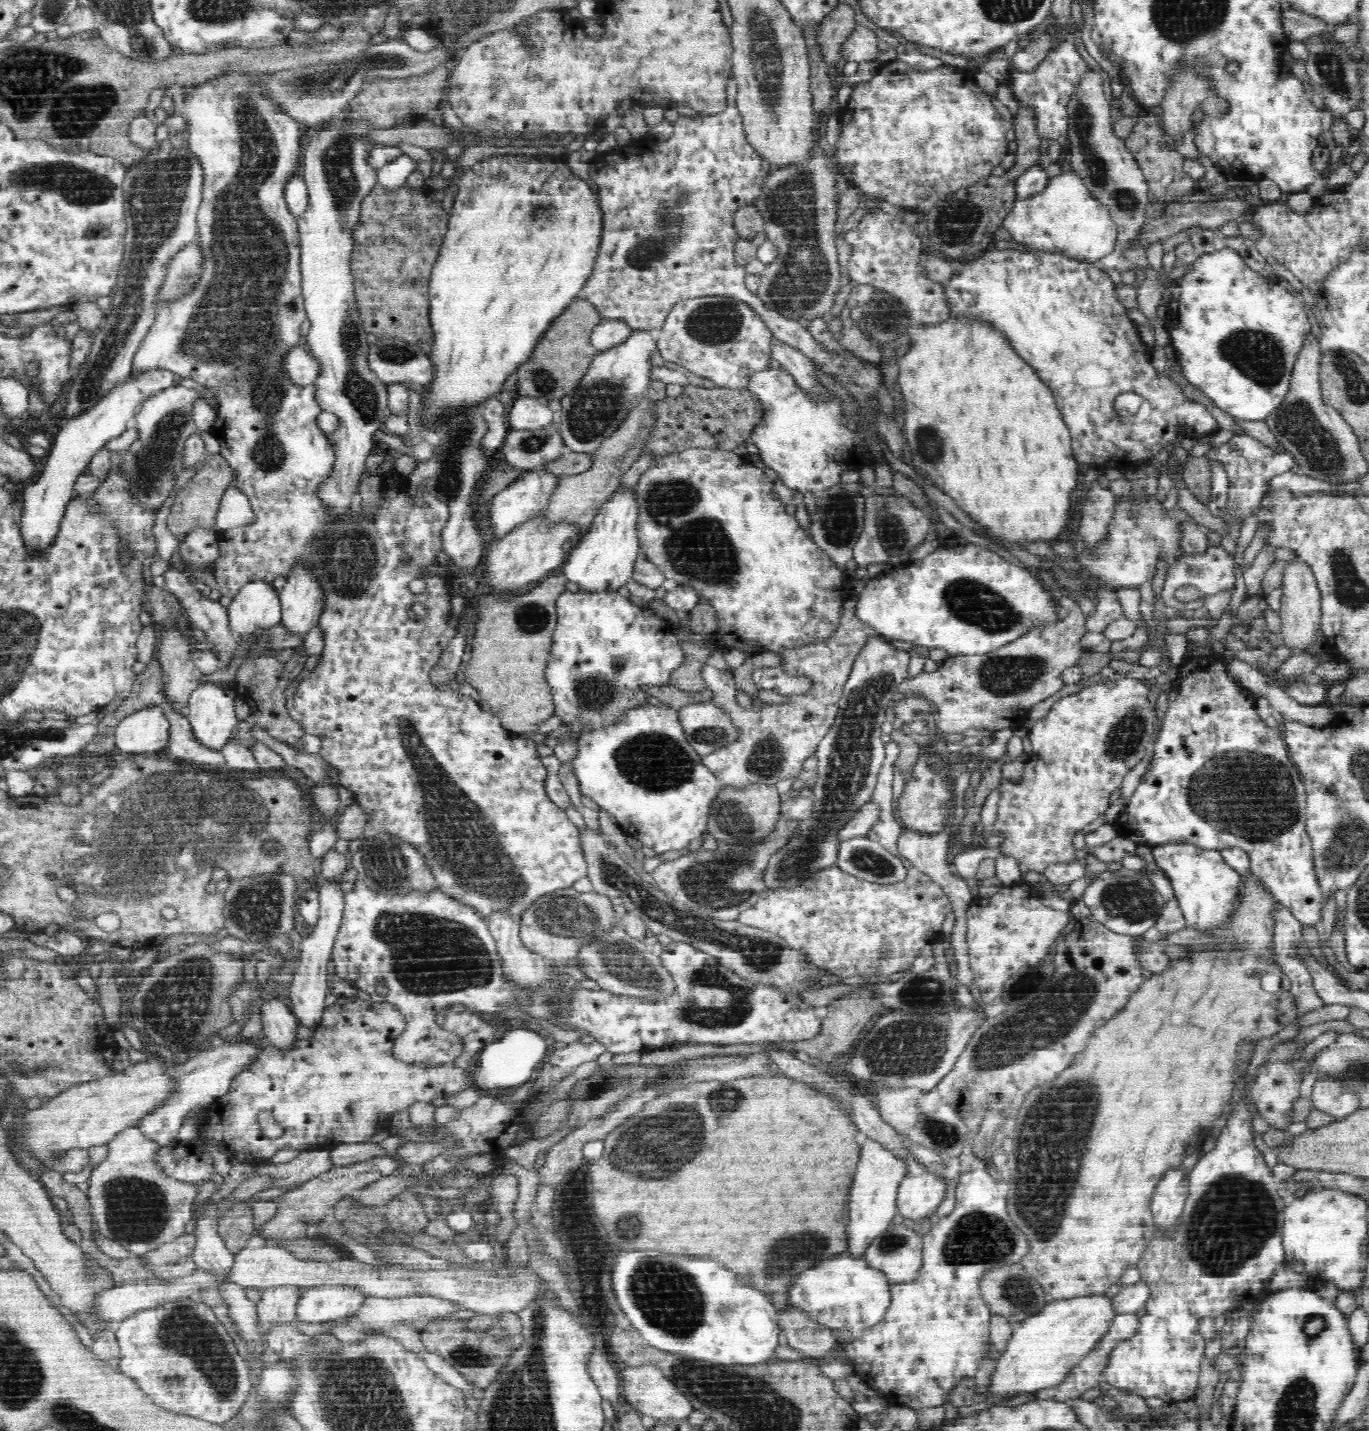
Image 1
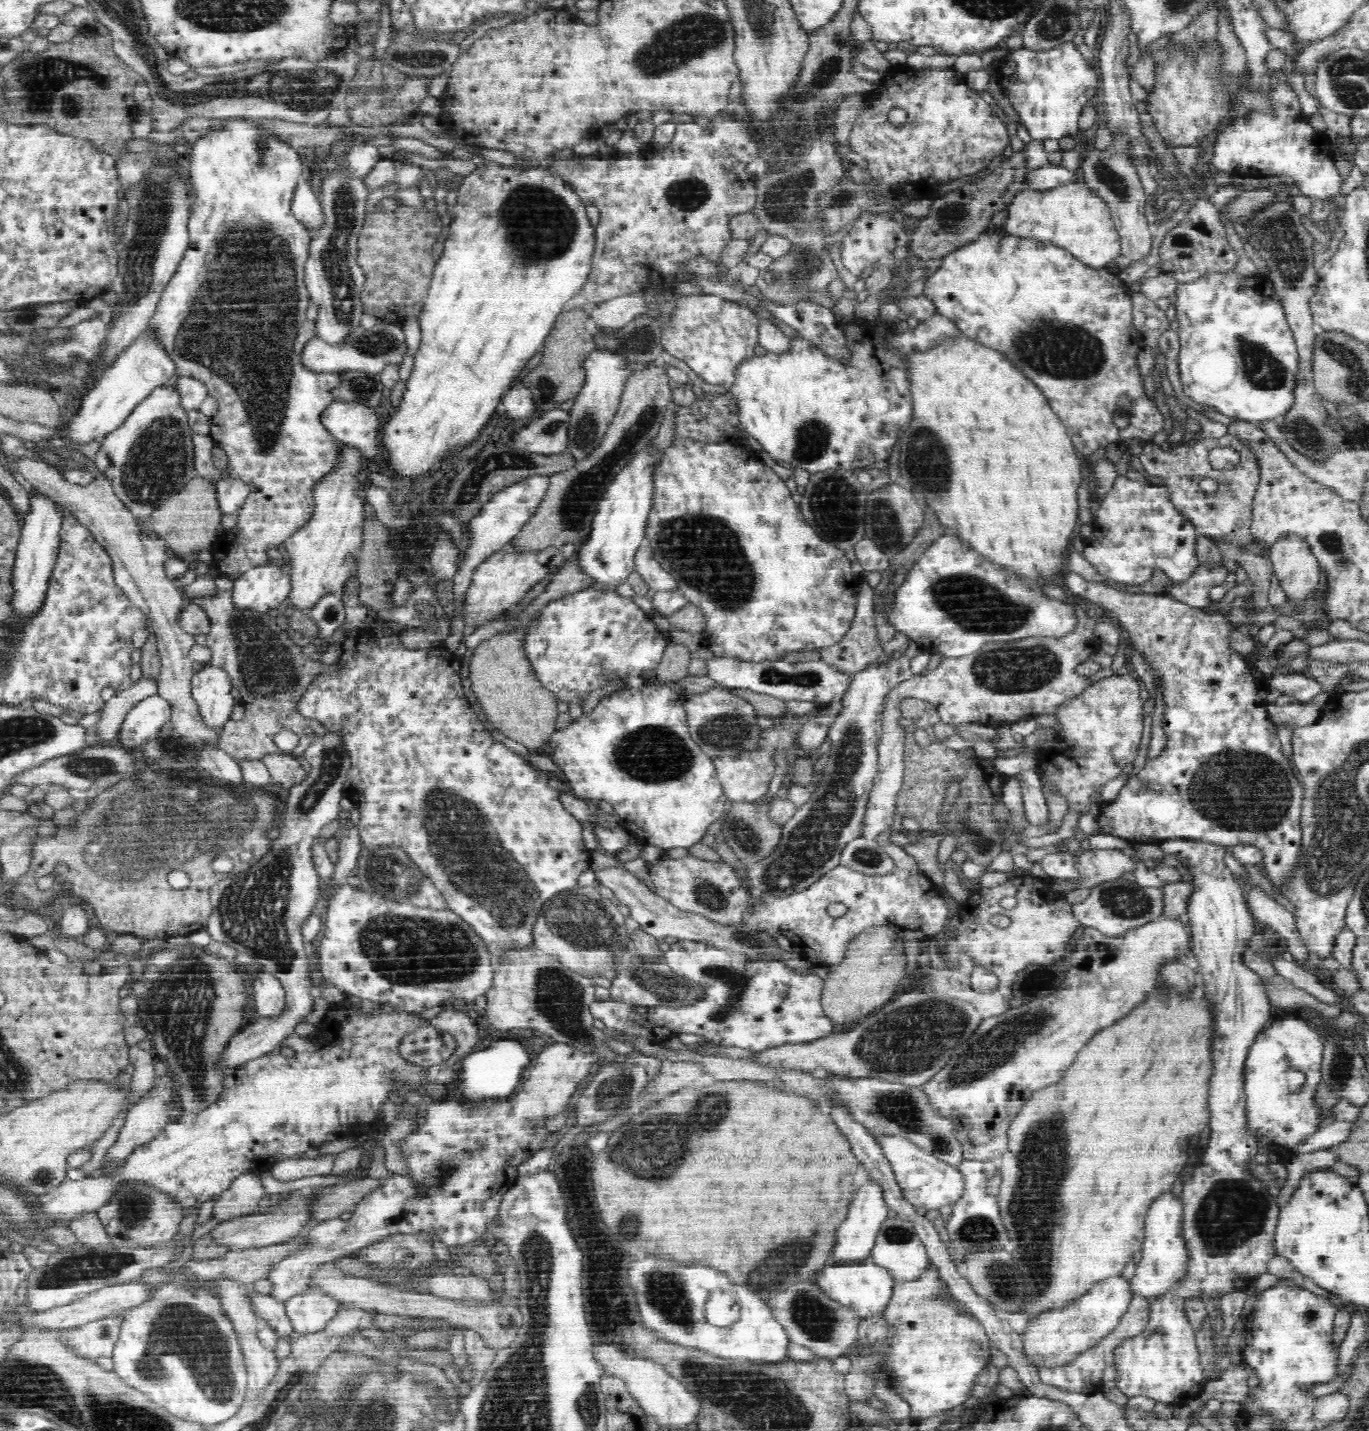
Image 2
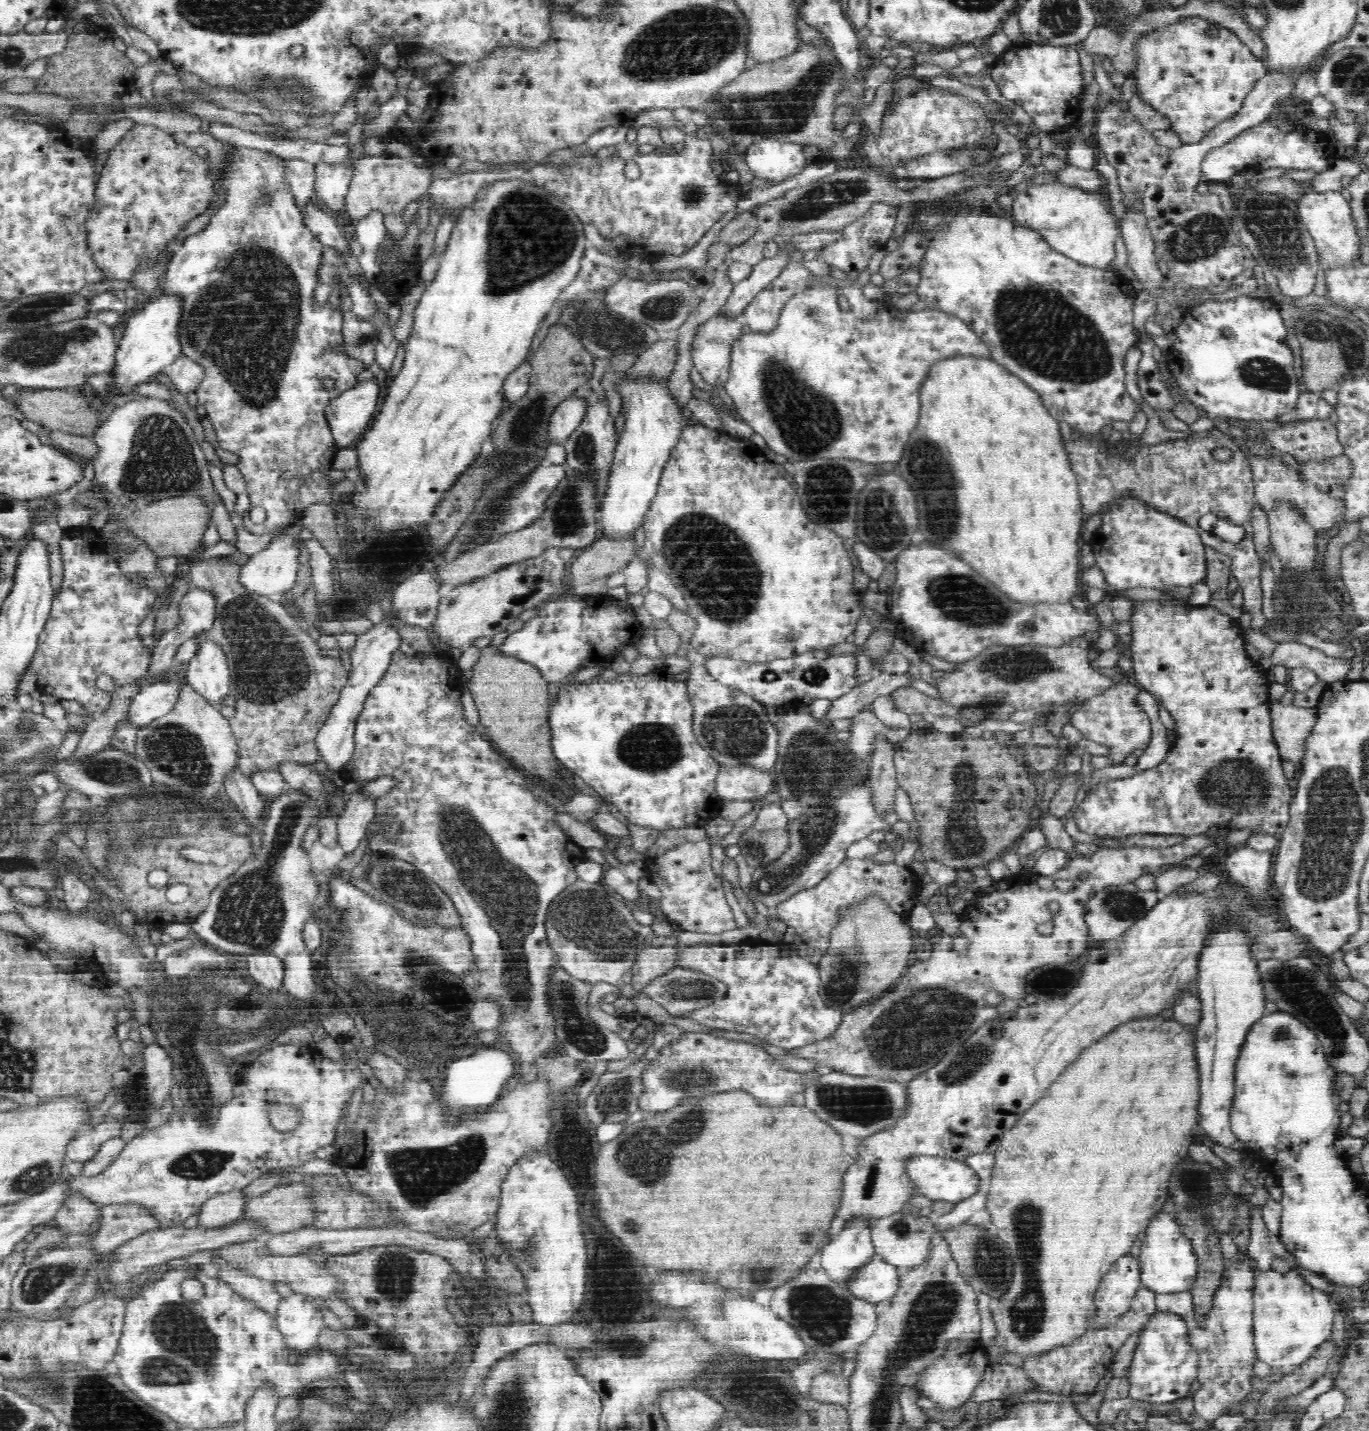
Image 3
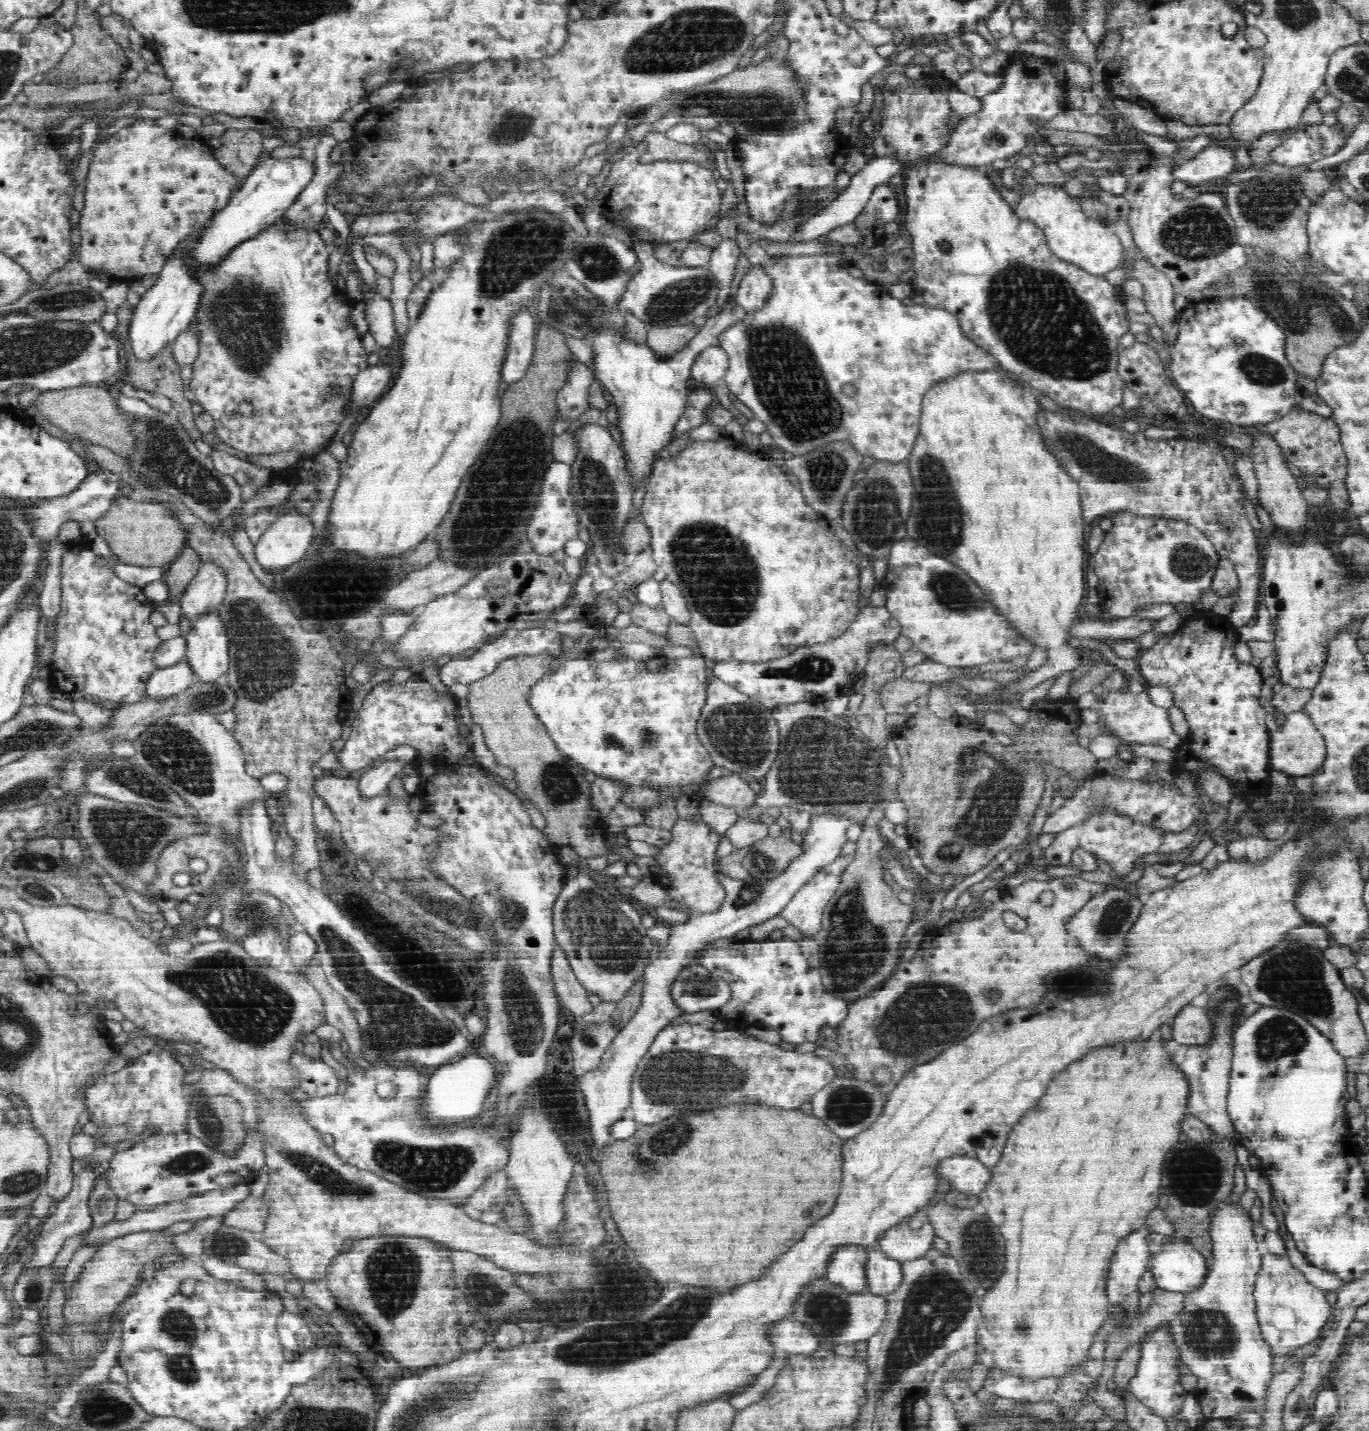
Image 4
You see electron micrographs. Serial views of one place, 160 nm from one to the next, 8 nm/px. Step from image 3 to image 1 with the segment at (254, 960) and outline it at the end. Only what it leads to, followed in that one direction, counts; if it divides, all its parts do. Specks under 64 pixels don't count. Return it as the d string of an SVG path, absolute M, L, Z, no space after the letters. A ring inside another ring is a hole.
M276 996L264 1002L260 1008L260 1016L266 1044L289 1050L299 1040L296 1030L300 1024L286 999Z

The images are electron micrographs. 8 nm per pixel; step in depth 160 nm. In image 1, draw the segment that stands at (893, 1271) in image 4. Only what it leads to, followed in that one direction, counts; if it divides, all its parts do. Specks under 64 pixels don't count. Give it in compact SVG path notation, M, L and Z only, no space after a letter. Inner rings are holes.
M840 1254L804 1272L790 1286L787 1303L804 1311L818 1325L841 1333L842 1340L850 1343L884 1319L891 1304L891 1285L884 1272L872 1268L863 1257Z

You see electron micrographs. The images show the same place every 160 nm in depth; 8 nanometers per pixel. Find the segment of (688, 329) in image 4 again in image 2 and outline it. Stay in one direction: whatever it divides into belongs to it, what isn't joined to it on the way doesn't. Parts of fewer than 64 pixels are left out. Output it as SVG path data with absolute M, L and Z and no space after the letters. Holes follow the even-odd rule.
M656 360L646 370L634 371L628 376L620 407L600 446L587 459L577 462L575 468L549 477L548 490L535 515L509 543L512 550L542 551L548 547L560 548L567 542L578 547L587 539L605 488L633 460L634 453L651 444L662 426L666 407L672 402L674 385L672 377L666 372L667 367L662 360Z

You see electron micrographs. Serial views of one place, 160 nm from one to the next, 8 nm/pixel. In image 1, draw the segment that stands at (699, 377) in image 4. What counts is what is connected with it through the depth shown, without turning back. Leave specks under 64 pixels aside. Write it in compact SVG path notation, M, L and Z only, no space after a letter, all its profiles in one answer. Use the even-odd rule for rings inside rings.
M700 296L690 300L680 300L668 312L668 319L663 328L656 333L657 349L664 361L680 365L686 371L709 378L716 387L747 389L752 373L770 369L770 360L773 359L772 332L748 303L732 297Z

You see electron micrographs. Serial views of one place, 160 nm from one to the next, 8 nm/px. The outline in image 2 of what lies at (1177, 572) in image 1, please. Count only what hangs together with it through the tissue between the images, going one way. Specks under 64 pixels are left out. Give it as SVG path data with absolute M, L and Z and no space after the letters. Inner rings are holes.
M1199 564L1190 577L1184 579L1183 582L1174 583L1167 594L1172 599L1191 605L1193 608L1206 608L1213 604L1210 588L1221 585L1228 574L1223 564L1214 568Z

